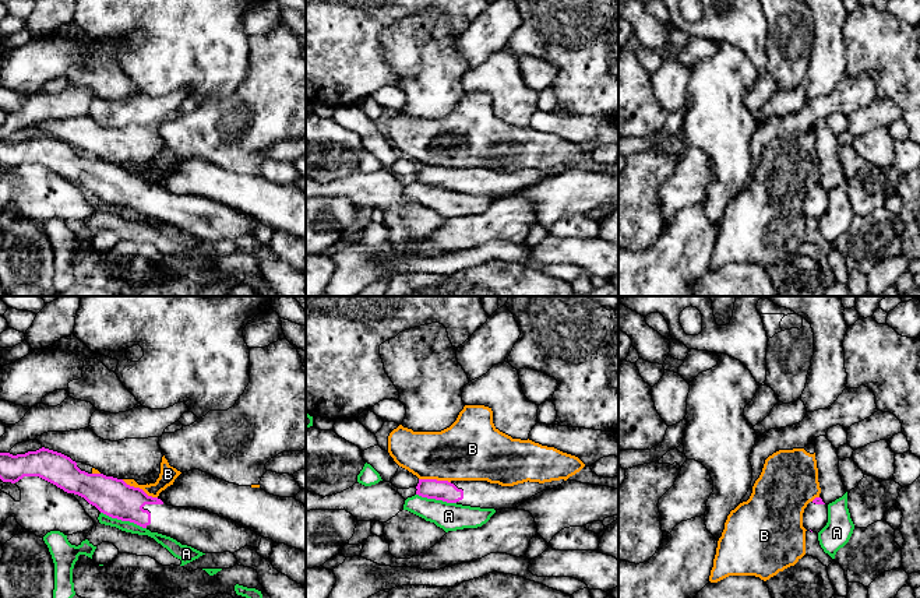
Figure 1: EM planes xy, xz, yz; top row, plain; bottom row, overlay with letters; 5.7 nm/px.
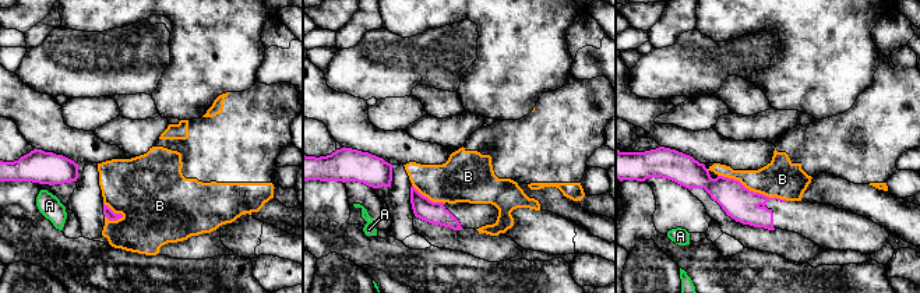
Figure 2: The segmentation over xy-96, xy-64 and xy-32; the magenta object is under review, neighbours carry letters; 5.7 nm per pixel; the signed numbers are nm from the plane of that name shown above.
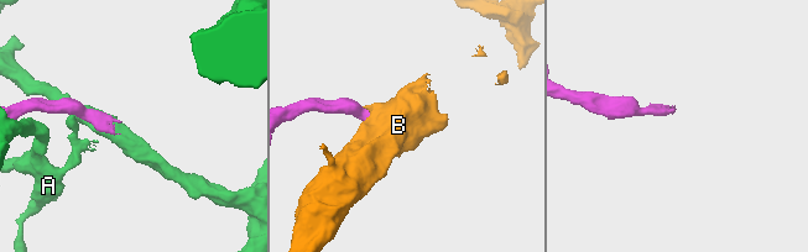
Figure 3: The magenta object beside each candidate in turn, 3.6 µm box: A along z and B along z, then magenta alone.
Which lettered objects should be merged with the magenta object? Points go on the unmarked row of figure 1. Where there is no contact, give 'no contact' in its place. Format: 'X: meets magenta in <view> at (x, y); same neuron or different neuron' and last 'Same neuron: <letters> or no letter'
A: meets magenta in xy at (123, 207); different neuron
B: meets magenta in xy at (138, 175); different neuron
Same neuron: no letter

